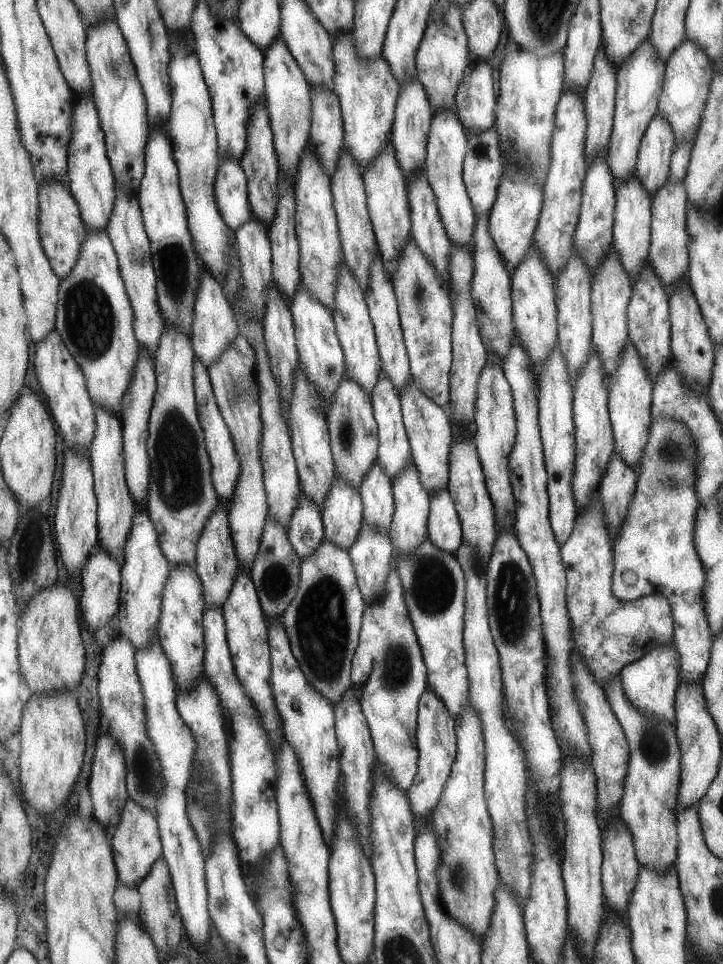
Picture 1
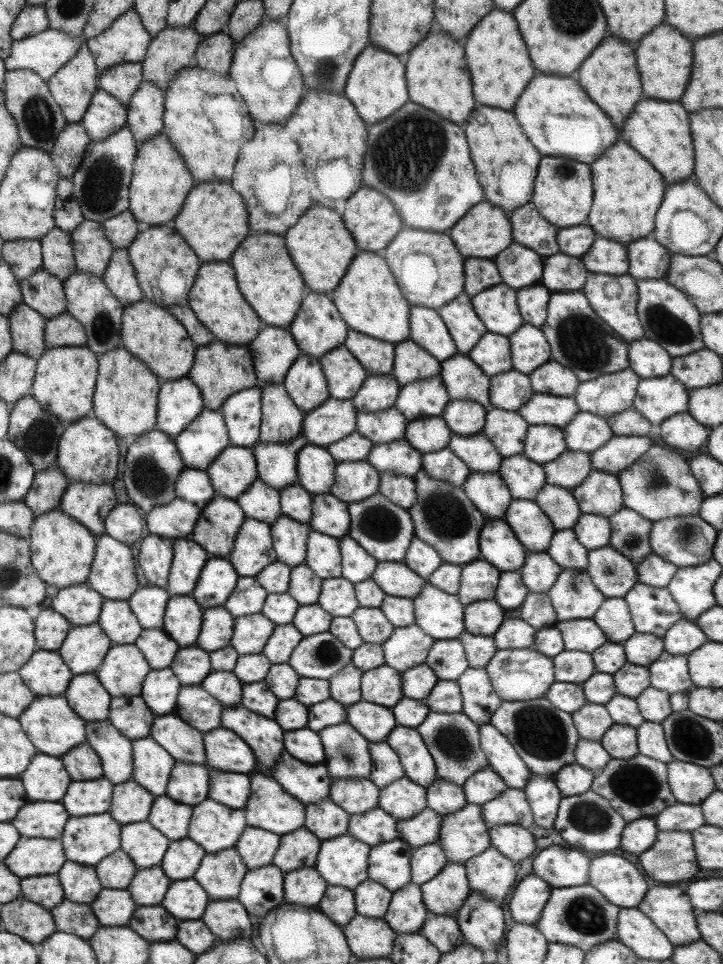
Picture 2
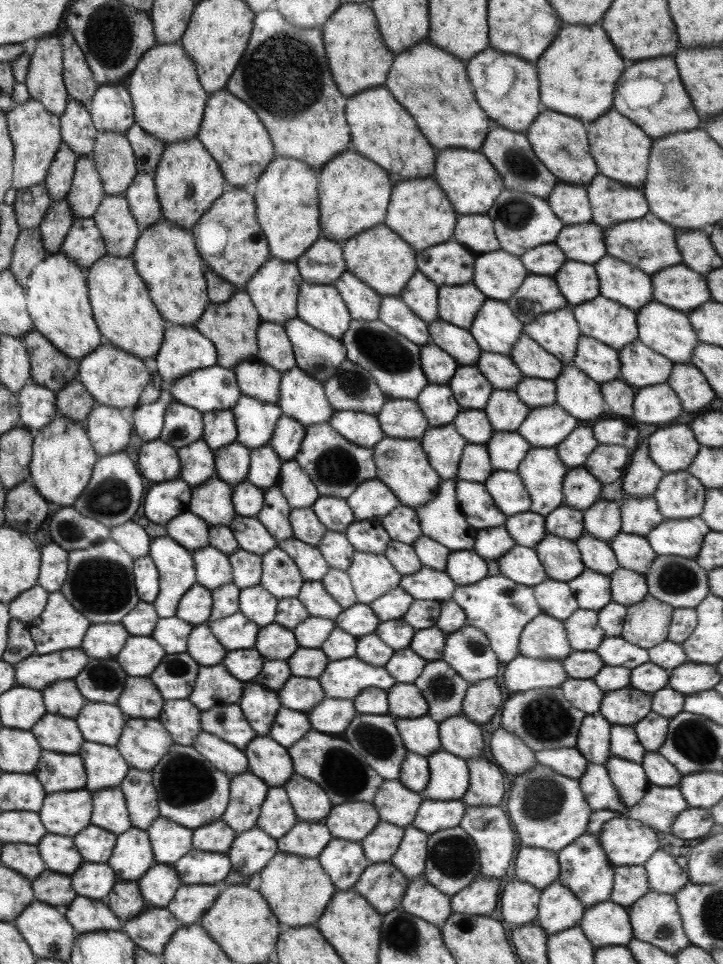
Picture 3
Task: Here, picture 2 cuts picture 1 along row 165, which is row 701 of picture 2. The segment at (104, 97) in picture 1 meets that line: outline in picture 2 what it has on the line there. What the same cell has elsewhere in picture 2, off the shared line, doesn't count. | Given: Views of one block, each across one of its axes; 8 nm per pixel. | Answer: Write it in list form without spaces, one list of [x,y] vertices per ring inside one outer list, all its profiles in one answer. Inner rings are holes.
[[[140,696],[111,697],[109,722],[129,740],[149,737],[154,717]]]

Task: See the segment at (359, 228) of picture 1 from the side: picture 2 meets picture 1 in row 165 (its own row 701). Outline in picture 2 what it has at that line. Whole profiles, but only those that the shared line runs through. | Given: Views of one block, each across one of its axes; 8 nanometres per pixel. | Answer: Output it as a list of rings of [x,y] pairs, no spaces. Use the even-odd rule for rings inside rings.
[[[351,662],[343,666],[329,678],[329,692],[331,699],[345,707],[359,702],[361,670]]]

